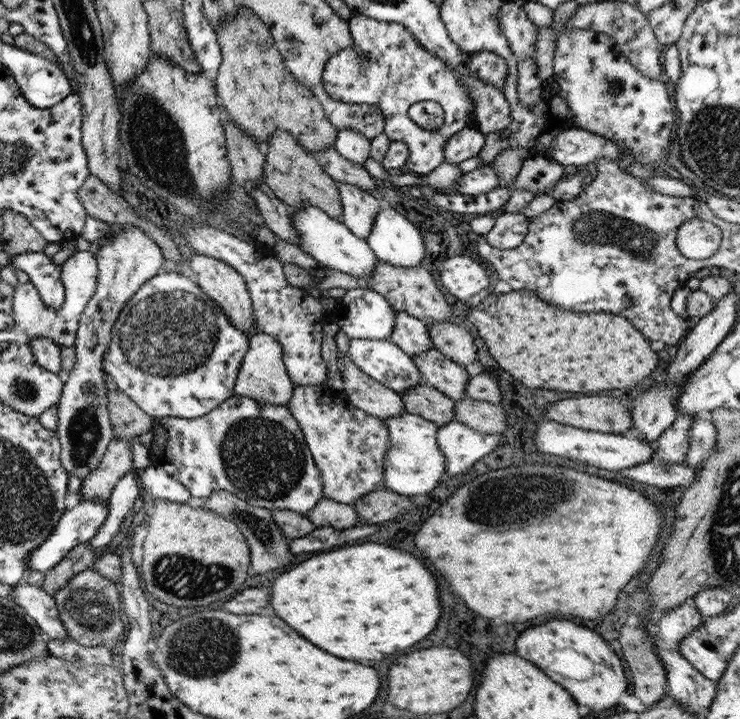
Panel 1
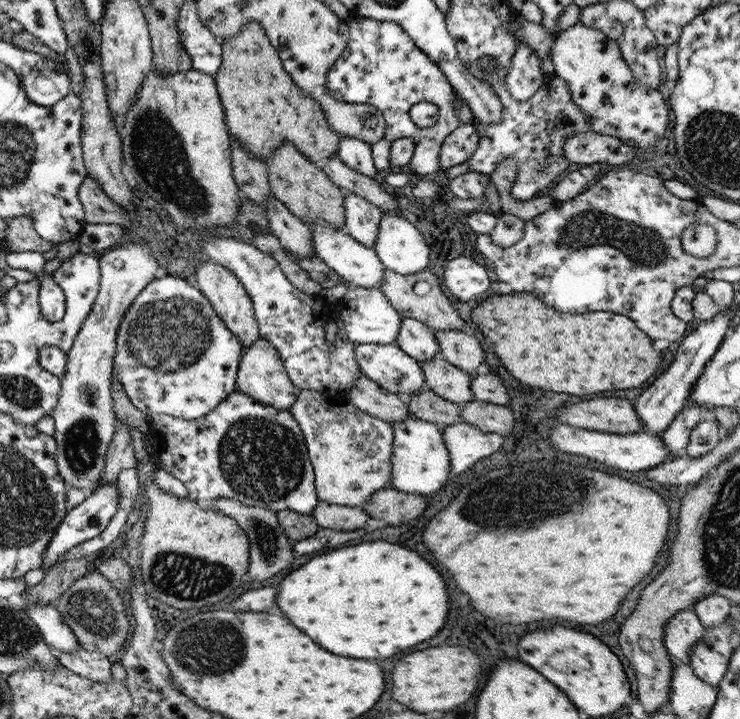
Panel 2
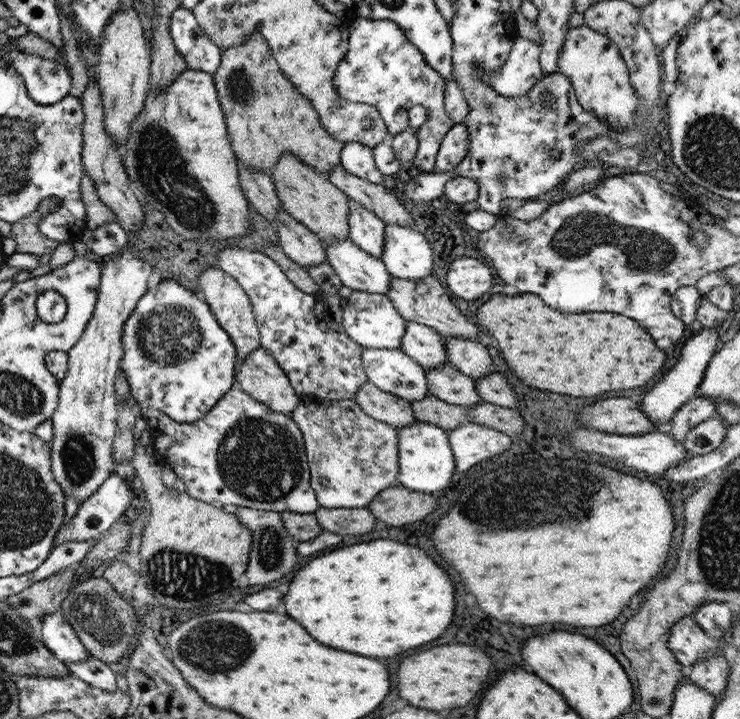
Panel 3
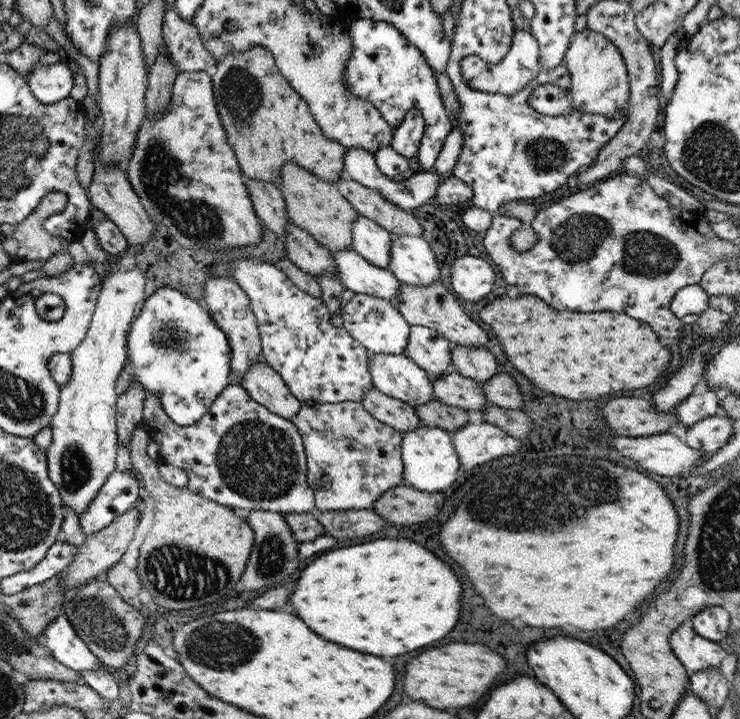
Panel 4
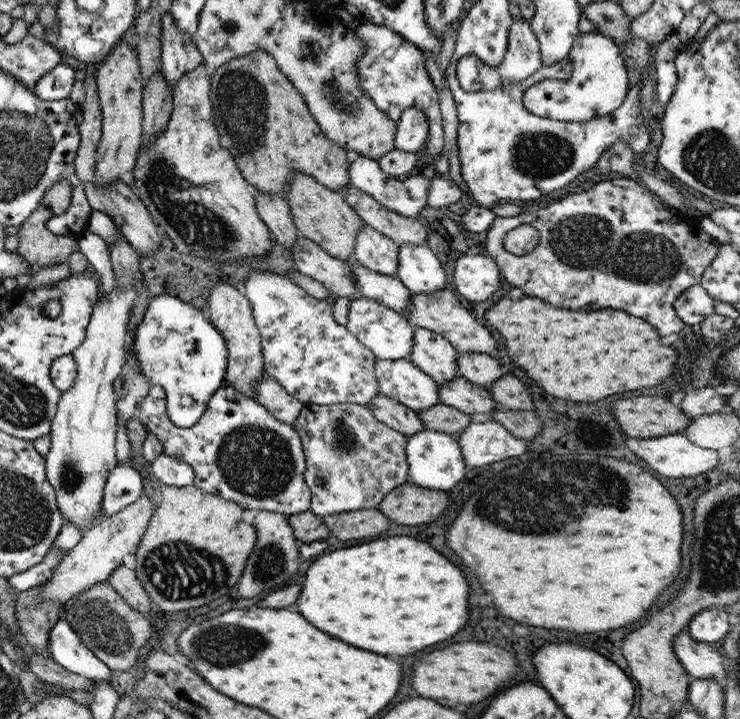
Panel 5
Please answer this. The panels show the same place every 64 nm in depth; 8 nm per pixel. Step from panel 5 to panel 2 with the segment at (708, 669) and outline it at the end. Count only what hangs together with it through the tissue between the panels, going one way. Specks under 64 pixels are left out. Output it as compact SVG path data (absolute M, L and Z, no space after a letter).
M690 608L689 610L679 610L675 616L671 616L663 624L663 646L671 657L678 659L683 664L689 664L689 648L701 640L705 635L705 627L699 622L697 614Z

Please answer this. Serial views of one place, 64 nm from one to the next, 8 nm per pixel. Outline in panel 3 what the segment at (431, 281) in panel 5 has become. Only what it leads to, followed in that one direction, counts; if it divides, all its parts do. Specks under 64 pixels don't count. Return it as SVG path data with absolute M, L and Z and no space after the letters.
M383 226L381 262L389 275L400 280L421 282L431 276L431 248L412 226Z

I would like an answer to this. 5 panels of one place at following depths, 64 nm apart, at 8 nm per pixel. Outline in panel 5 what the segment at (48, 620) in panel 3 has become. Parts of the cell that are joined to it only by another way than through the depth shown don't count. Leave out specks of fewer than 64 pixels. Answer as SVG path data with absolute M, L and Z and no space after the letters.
M58 619L49 630L47 651L51 659L73 674L111 682L112 670L81 642L65 620Z

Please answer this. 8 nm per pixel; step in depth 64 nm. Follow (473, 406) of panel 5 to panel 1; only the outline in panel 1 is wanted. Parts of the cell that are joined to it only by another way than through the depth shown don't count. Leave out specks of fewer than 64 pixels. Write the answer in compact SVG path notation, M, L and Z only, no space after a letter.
M434 347L429 348L423 354L410 356L424 383L433 386L435 391L453 402L466 398L465 384L469 375L464 367L447 360Z

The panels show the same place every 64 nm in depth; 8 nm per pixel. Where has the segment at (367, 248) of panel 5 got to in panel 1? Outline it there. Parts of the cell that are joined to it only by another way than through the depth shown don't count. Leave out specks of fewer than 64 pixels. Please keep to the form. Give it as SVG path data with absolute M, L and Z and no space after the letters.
M335 182L335 187L342 208L341 222L349 228L353 236L365 240L375 222L375 214L382 206L381 200L373 198L372 194L367 194L351 184Z

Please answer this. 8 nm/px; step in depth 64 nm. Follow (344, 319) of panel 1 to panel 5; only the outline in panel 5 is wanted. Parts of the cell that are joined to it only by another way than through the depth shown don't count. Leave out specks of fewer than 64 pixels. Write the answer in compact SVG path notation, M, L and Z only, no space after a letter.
M361 296L359 299L351 300L347 312L347 323L344 325L347 331L355 335L355 338L361 344L367 347L367 350L373 354L374 358L383 360L407 359L411 353L411 342L413 342L413 327L408 324L407 320L379 304L379 302Z

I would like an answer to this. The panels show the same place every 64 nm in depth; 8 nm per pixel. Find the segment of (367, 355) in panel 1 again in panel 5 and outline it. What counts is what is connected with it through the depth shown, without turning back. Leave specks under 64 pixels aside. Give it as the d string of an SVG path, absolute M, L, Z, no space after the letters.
M374 358L373 371L375 371L375 381L379 385L379 393L407 406L413 412L421 412L439 403L435 381L427 374L423 374L408 359Z

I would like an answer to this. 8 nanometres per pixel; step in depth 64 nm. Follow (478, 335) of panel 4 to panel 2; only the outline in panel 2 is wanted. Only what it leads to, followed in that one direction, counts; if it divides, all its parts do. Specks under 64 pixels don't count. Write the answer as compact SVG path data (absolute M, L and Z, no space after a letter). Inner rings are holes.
M385 269L379 290L395 309L395 312L399 313L400 319L411 318L417 320L434 331L463 330L463 326L465 325L463 318L460 318L458 310L451 305L451 301L445 298L443 290L439 288L439 284L437 283L437 278L429 270L427 272L419 272L415 275L402 276ZM417 282L425 282L429 286L429 290L425 294L415 294L413 292L413 285L417 284Z

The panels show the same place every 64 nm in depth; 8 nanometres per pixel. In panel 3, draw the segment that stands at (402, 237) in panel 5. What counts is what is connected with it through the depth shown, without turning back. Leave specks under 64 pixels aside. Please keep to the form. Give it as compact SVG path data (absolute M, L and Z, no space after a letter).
M341 165L331 168L326 177L331 184L341 190L350 202L357 202L365 210L375 214L383 224L391 226L412 226L409 213L403 208L396 195L384 185L371 184L343 170Z

